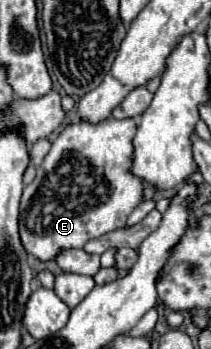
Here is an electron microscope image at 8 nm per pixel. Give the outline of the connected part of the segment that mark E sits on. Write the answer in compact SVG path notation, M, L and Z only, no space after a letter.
M108 117L100 123L78 121L62 129L62 133L54 139L50 153L40 163L36 179L24 187L20 203L20 237L28 253L36 255L40 261L50 261L62 249L84 247L88 239L96 239L126 225L128 215L140 205L144 193L144 181L132 173L134 133L136 121L132 117L122 121Z

